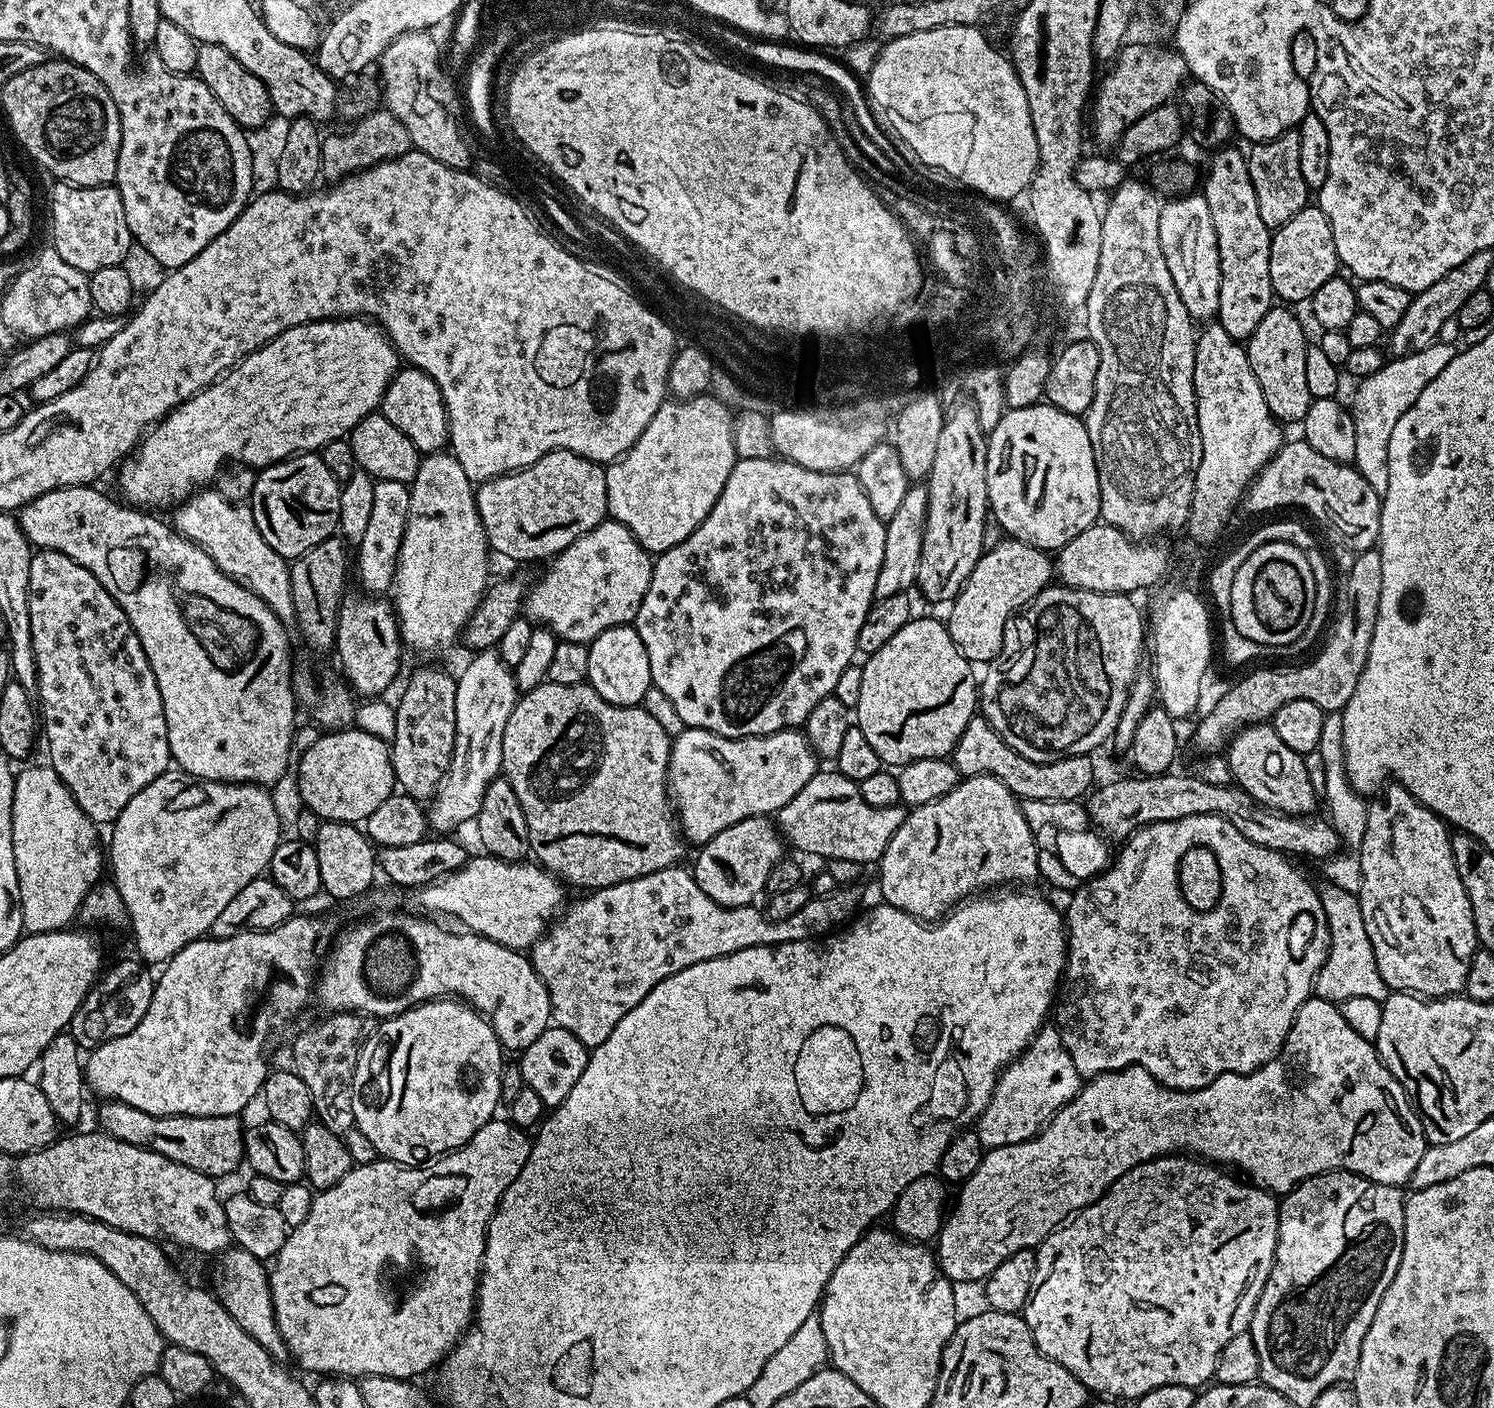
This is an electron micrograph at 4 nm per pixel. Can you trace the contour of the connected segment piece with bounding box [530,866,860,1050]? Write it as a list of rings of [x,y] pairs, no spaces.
[[[673,866],[654,874],[646,874],[642,878],[597,888],[589,891],[585,900],[580,900],[577,904],[569,903],[559,919],[532,945],[530,959],[550,994],[555,1027],[570,1030],[574,1038],[578,1038],[591,1050],[610,1038],[610,1030],[614,1030],[624,1015],[634,1010],[634,1006],[638,1006],[638,1002],[642,1002],[642,998],[646,998],[646,994],[650,994],[658,982],[670,978],[670,974],[678,974],[678,970],[686,970],[686,966],[706,962],[715,956],[729,956],[738,950],[759,944],[802,942],[835,933],[857,915],[856,907],[860,904],[858,888],[837,887],[828,896],[812,896],[806,906],[802,906],[802,910],[795,914],[790,914],[790,918],[769,920],[756,906],[727,908],[716,904],[706,898],[706,894],[702,894],[702,886],[698,886],[687,867]]]

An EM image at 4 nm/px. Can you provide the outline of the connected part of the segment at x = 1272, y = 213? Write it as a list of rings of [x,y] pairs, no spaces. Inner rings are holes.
[[[1299,131],[1284,132],[1278,138],[1256,142],[1247,149],[1246,159],[1250,170],[1250,182],[1254,182],[1254,194],[1258,198],[1258,210],[1262,214],[1262,222],[1266,222],[1269,230],[1275,230],[1290,222],[1298,210],[1309,207],[1310,189],[1306,186],[1306,178],[1302,178],[1298,155]]]

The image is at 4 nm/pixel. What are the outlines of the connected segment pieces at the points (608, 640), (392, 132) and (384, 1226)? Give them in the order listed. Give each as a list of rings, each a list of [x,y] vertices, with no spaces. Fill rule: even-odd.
[[[623,624],[617,628],[598,634],[588,645],[590,654],[590,670],[587,683],[606,702],[631,708],[643,705],[646,690],[653,687],[650,674],[650,658],[646,658],[646,646],[642,646],[642,638],[638,638],[635,627]]]
[[[384,106],[377,107],[375,110],[369,112],[367,116],[361,116],[355,122],[349,124],[352,125],[345,132],[336,132],[333,136],[325,135],[321,139],[322,166],[320,167],[320,171],[325,181],[327,179],[328,182],[343,180],[344,177],[350,176],[354,172],[360,172],[363,168],[373,168],[373,166],[382,163],[384,160],[392,160],[396,156],[406,154],[413,147],[410,134],[407,133],[402,122]]]
[[[493,1118],[470,1138],[467,1144],[433,1159],[427,1166],[401,1166],[393,1160],[379,1158],[368,1165],[355,1165],[334,1186],[317,1191],[312,1198],[310,1218],[302,1222],[302,1226],[289,1231],[282,1250],[274,1257],[268,1281],[274,1302],[274,1318],[278,1322],[278,1330],[288,1347],[288,1355],[297,1360],[308,1372],[363,1378],[366,1376],[385,1376],[395,1380],[411,1381],[412,1376],[420,1376],[428,1372],[452,1351],[453,1345],[468,1331],[474,1320],[476,1310],[476,1288],[480,1284],[480,1271],[486,1250],[486,1234],[488,1223],[500,1205],[502,1194],[518,1178],[518,1170],[526,1166],[526,1158],[530,1158],[533,1137],[525,1129],[517,1128],[507,1119]]]

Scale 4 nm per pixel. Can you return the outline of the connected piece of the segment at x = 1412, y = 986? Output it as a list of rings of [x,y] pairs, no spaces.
[[[1395,782],[1389,783],[1368,805],[1366,838],[1362,838],[1362,846],[1358,849],[1362,866],[1362,890],[1358,894],[1358,899],[1362,910],[1362,922],[1366,922],[1366,934],[1370,934],[1370,946],[1374,946],[1374,962],[1378,962],[1378,974],[1382,974],[1382,980],[1391,991],[1411,992],[1413,996],[1425,998],[1439,998],[1463,993],[1466,986],[1466,974],[1470,970],[1472,955],[1478,951],[1478,941],[1470,910],[1470,898],[1466,898],[1466,886],[1462,886],[1462,878],[1458,878],[1458,866],[1454,866],[1452,838],[1453,833],[1449,825],[1439,816],[1435,816],[1429,808],[1422,806],[1422,802],[1418,802],[1418,798],[1410,794],[1410,790]]]

